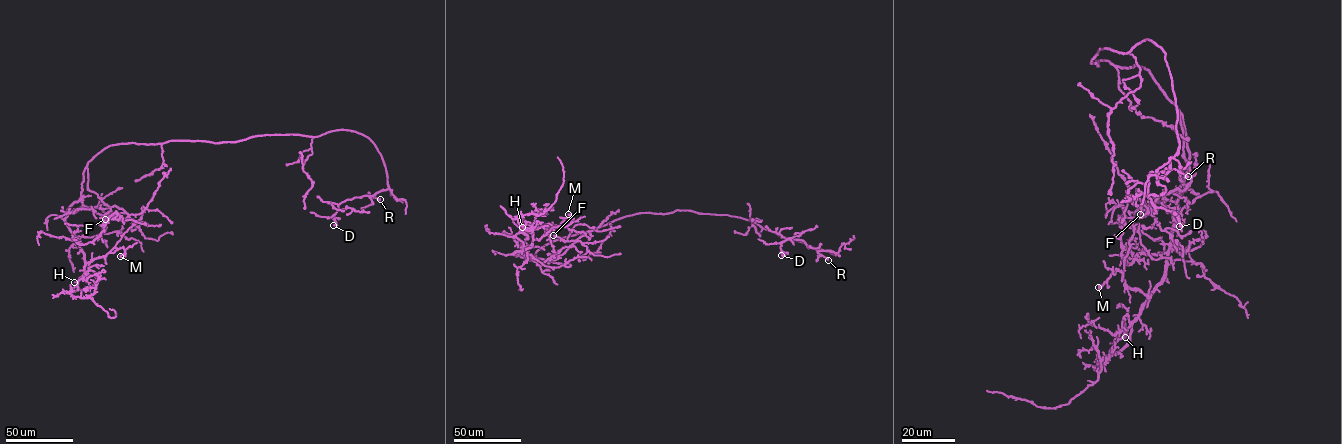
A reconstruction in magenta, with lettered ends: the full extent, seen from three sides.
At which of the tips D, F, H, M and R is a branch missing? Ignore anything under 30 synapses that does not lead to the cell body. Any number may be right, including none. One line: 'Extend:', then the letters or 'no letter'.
Extend: M

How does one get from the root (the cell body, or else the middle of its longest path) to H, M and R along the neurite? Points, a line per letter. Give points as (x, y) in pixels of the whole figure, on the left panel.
H: (173, 140), (112, 145), (88, 162), (81, 197), (68, 209), (65, 219), (84, 254), (85, 277), (74, 282)
M: (173, 140), (112, 145), (85, 168), (81, 197), (68, 209), (65, 224), (86, 262), (123, 248), (120, 256)
R: (173, 140), (217, 143), (354, 131), (366, 136), (381, 156), (388, 188), (369, 195), (380, 199)

